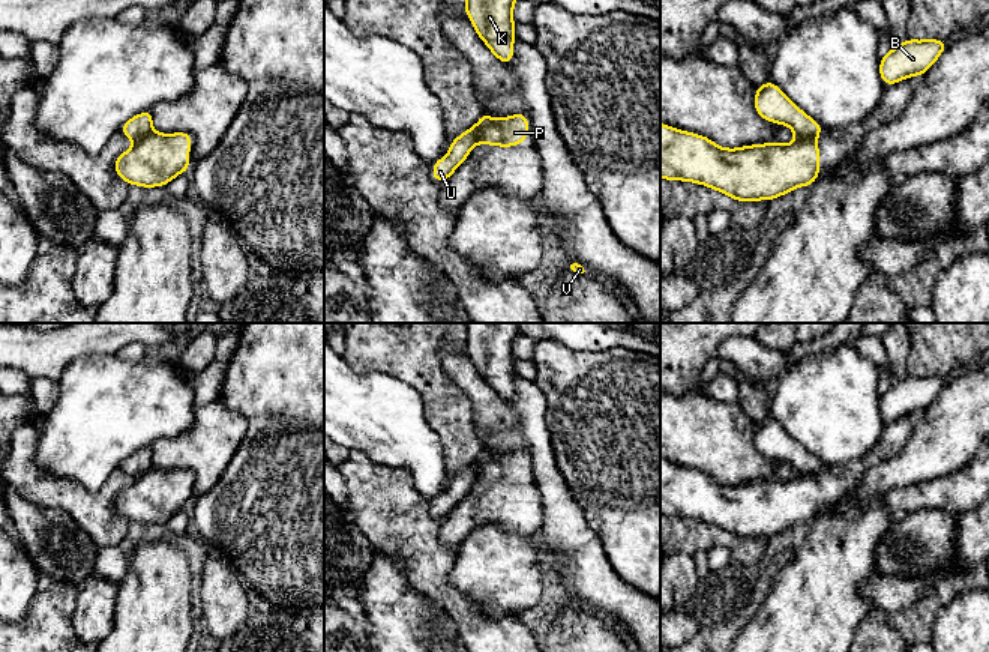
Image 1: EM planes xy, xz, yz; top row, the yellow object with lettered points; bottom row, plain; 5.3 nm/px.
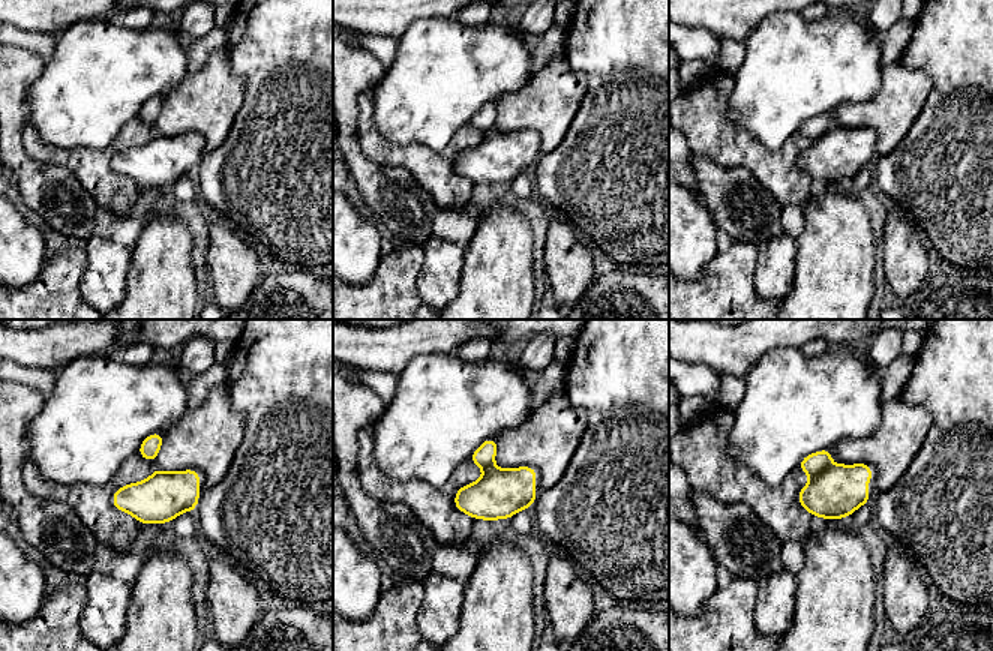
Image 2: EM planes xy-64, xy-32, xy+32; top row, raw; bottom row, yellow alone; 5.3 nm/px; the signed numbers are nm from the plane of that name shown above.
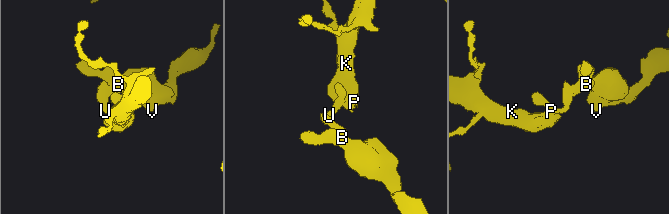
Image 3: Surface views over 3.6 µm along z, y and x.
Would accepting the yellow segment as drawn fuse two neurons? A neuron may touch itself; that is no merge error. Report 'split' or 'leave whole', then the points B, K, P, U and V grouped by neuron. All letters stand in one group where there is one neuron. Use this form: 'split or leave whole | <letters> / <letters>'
split | B U V / K P

